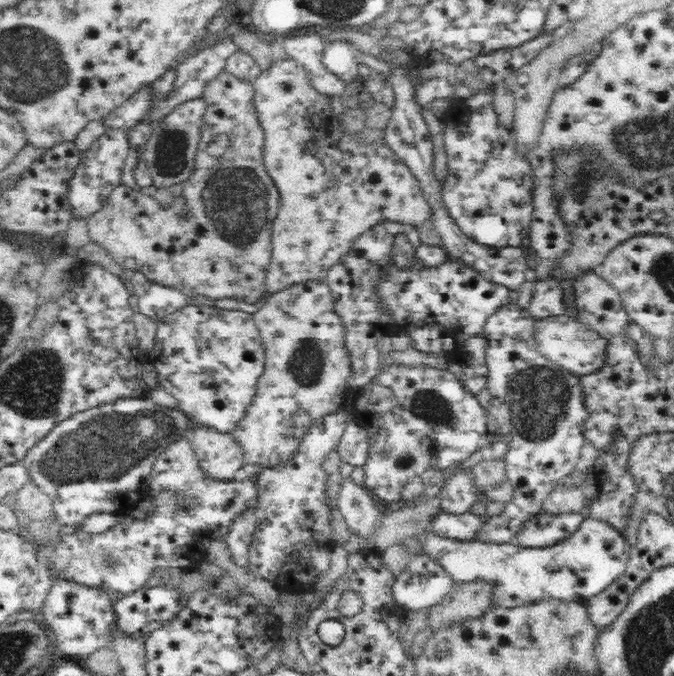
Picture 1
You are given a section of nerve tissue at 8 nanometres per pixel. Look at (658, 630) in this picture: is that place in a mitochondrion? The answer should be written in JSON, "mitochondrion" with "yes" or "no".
{"mitochondrion":"yes"}

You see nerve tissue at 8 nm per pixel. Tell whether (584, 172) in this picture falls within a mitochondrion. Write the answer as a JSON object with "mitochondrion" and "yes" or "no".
{"mitochondrion":"yes"}

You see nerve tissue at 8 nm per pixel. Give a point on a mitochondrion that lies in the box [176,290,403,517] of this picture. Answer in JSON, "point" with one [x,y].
{"point":[306,366]}

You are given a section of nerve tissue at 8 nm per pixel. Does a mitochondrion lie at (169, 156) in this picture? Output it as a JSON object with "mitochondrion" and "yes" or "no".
{"mitochondrion":"yes"}

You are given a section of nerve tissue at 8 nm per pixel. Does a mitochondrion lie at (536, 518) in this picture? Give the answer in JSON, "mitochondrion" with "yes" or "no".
{"mitochondrion":"no"}

